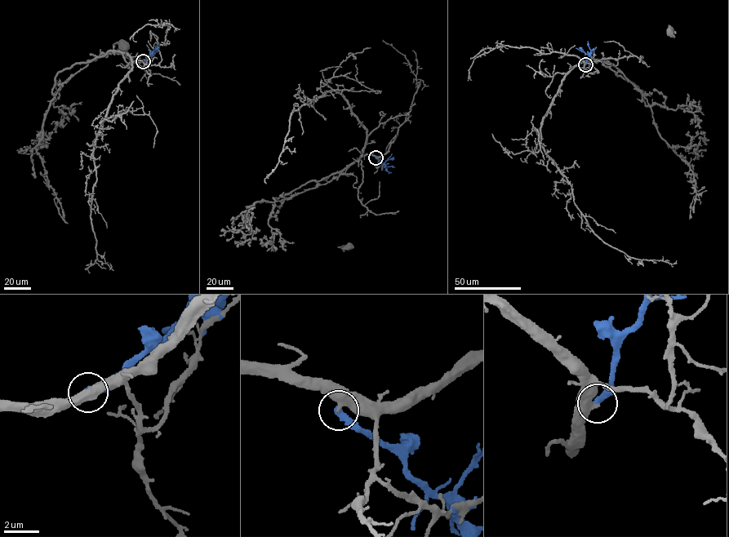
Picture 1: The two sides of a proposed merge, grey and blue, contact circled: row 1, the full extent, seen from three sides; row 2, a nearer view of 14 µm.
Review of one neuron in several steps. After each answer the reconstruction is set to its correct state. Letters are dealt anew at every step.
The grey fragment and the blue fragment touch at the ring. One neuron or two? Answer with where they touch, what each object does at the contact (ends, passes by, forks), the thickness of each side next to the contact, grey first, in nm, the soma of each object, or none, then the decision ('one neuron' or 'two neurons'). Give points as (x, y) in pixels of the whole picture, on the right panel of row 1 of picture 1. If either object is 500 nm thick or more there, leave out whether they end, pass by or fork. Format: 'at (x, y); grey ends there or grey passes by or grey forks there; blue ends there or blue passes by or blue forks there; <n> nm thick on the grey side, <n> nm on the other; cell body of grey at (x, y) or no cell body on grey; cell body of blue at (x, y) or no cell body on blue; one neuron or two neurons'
at (585, 64); 500 nm thick on the grey side, 360 nm on the other; cell body of grey at (670, 30); no cell body on blue; two neurons

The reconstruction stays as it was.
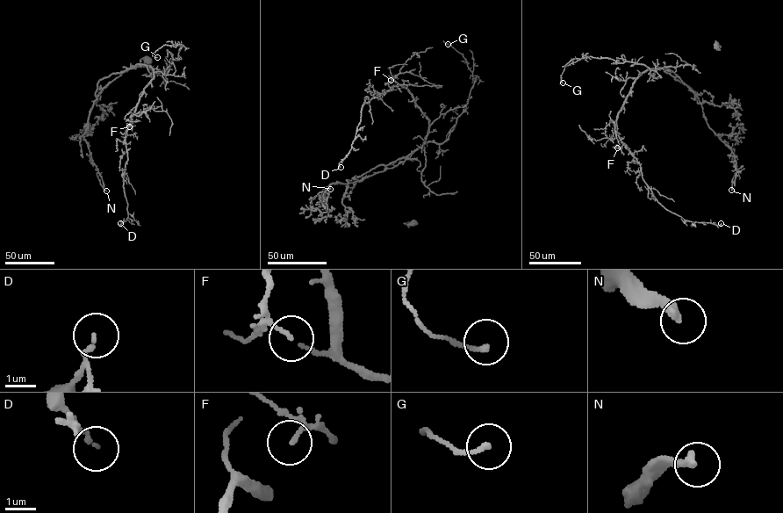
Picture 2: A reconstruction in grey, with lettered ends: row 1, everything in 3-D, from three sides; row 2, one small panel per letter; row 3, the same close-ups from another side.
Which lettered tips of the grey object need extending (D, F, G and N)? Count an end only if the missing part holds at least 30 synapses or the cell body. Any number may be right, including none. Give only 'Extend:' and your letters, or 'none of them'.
Extend: none of them

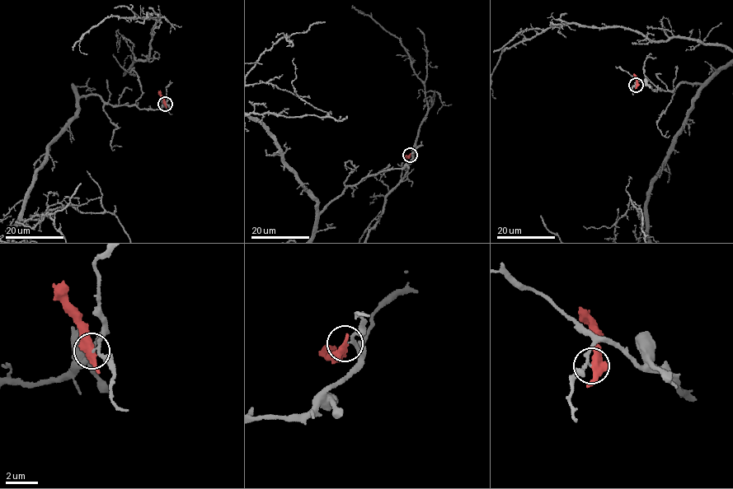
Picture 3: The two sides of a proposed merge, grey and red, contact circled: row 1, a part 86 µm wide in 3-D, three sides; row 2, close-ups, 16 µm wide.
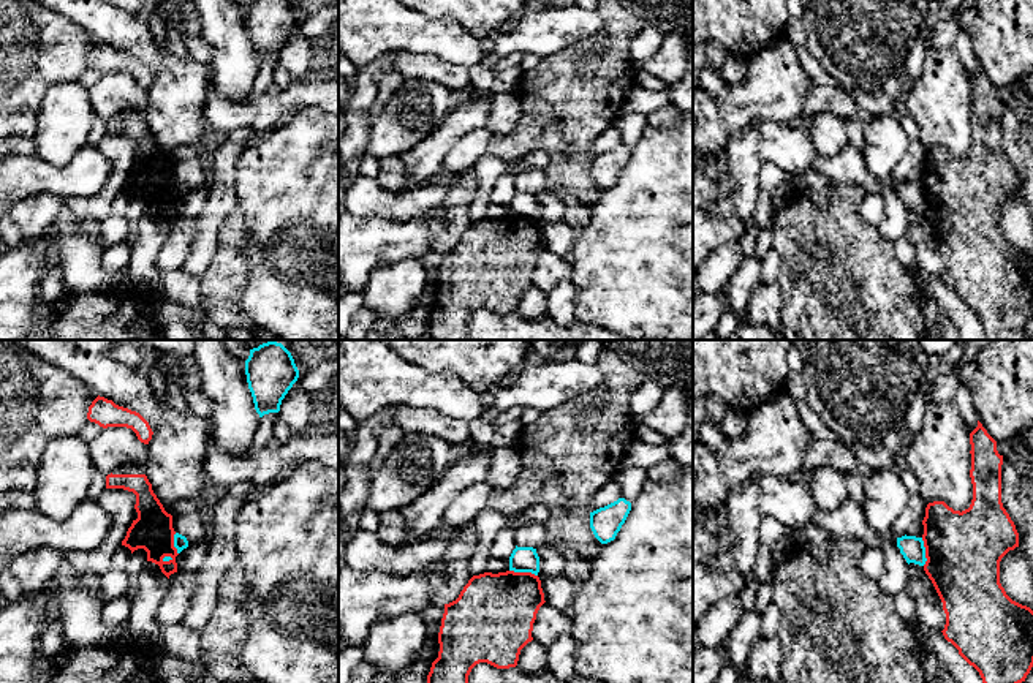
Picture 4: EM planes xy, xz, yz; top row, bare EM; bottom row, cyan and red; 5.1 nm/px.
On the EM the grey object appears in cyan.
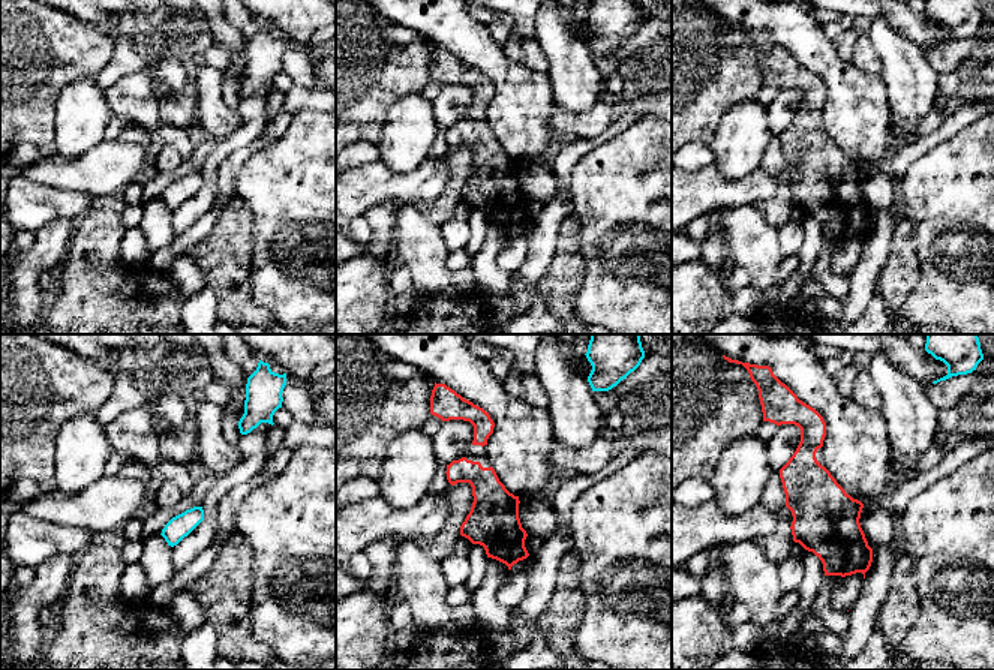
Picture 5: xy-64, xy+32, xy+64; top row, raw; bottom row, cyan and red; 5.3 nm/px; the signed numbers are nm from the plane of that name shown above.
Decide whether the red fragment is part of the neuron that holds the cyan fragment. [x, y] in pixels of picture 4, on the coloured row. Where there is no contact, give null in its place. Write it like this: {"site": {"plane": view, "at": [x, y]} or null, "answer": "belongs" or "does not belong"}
{"site": {"plane": "xz", "at": [524, 571]}, "answer": "does not belong"}

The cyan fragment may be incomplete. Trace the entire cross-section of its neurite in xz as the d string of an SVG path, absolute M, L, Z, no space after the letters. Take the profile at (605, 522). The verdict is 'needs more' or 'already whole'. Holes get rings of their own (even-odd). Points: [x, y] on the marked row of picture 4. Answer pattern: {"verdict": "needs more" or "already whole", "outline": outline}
{"verdict": "already whole", "outline": "M619 498L617 501L590 512L590 528L595 538L601 544L614 541L630 511L631 503L625 498Z"}

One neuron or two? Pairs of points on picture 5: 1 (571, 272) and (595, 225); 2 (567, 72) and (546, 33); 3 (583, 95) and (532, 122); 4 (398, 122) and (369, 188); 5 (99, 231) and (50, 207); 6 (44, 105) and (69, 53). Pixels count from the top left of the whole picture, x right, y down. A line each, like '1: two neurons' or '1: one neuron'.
1: two neurons
2: one neuron
3: two neurons
4: two neurons
5: two neurons
6: one neuron

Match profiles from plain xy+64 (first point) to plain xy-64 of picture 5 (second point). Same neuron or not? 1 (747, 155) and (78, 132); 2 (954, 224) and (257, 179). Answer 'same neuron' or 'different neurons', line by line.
1: same neuron
2: same neuron

